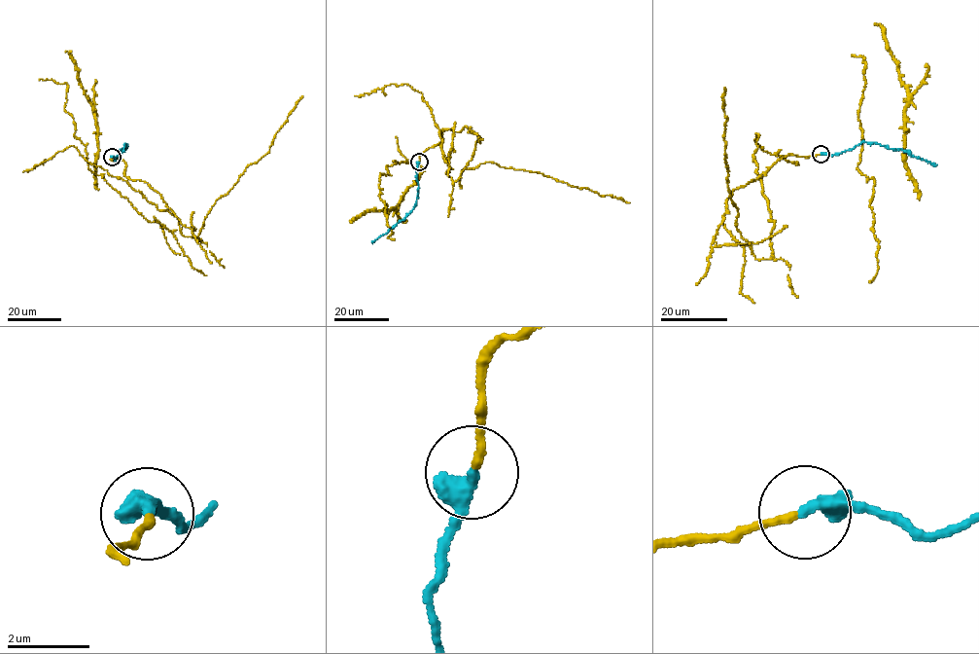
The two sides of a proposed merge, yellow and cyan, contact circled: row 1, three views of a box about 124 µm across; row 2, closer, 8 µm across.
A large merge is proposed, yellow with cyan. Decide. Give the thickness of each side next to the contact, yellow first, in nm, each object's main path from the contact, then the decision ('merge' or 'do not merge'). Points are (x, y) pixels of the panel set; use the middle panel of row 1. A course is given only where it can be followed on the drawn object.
calibres 180 and 400 nm; course yellow (419, 162), (421, 153), (441, 142), (442, 129), (453, 181), (465, 168), (492, 162), (629, 202); course cyan (418, 162), (414, 208), (371, 242); merge

